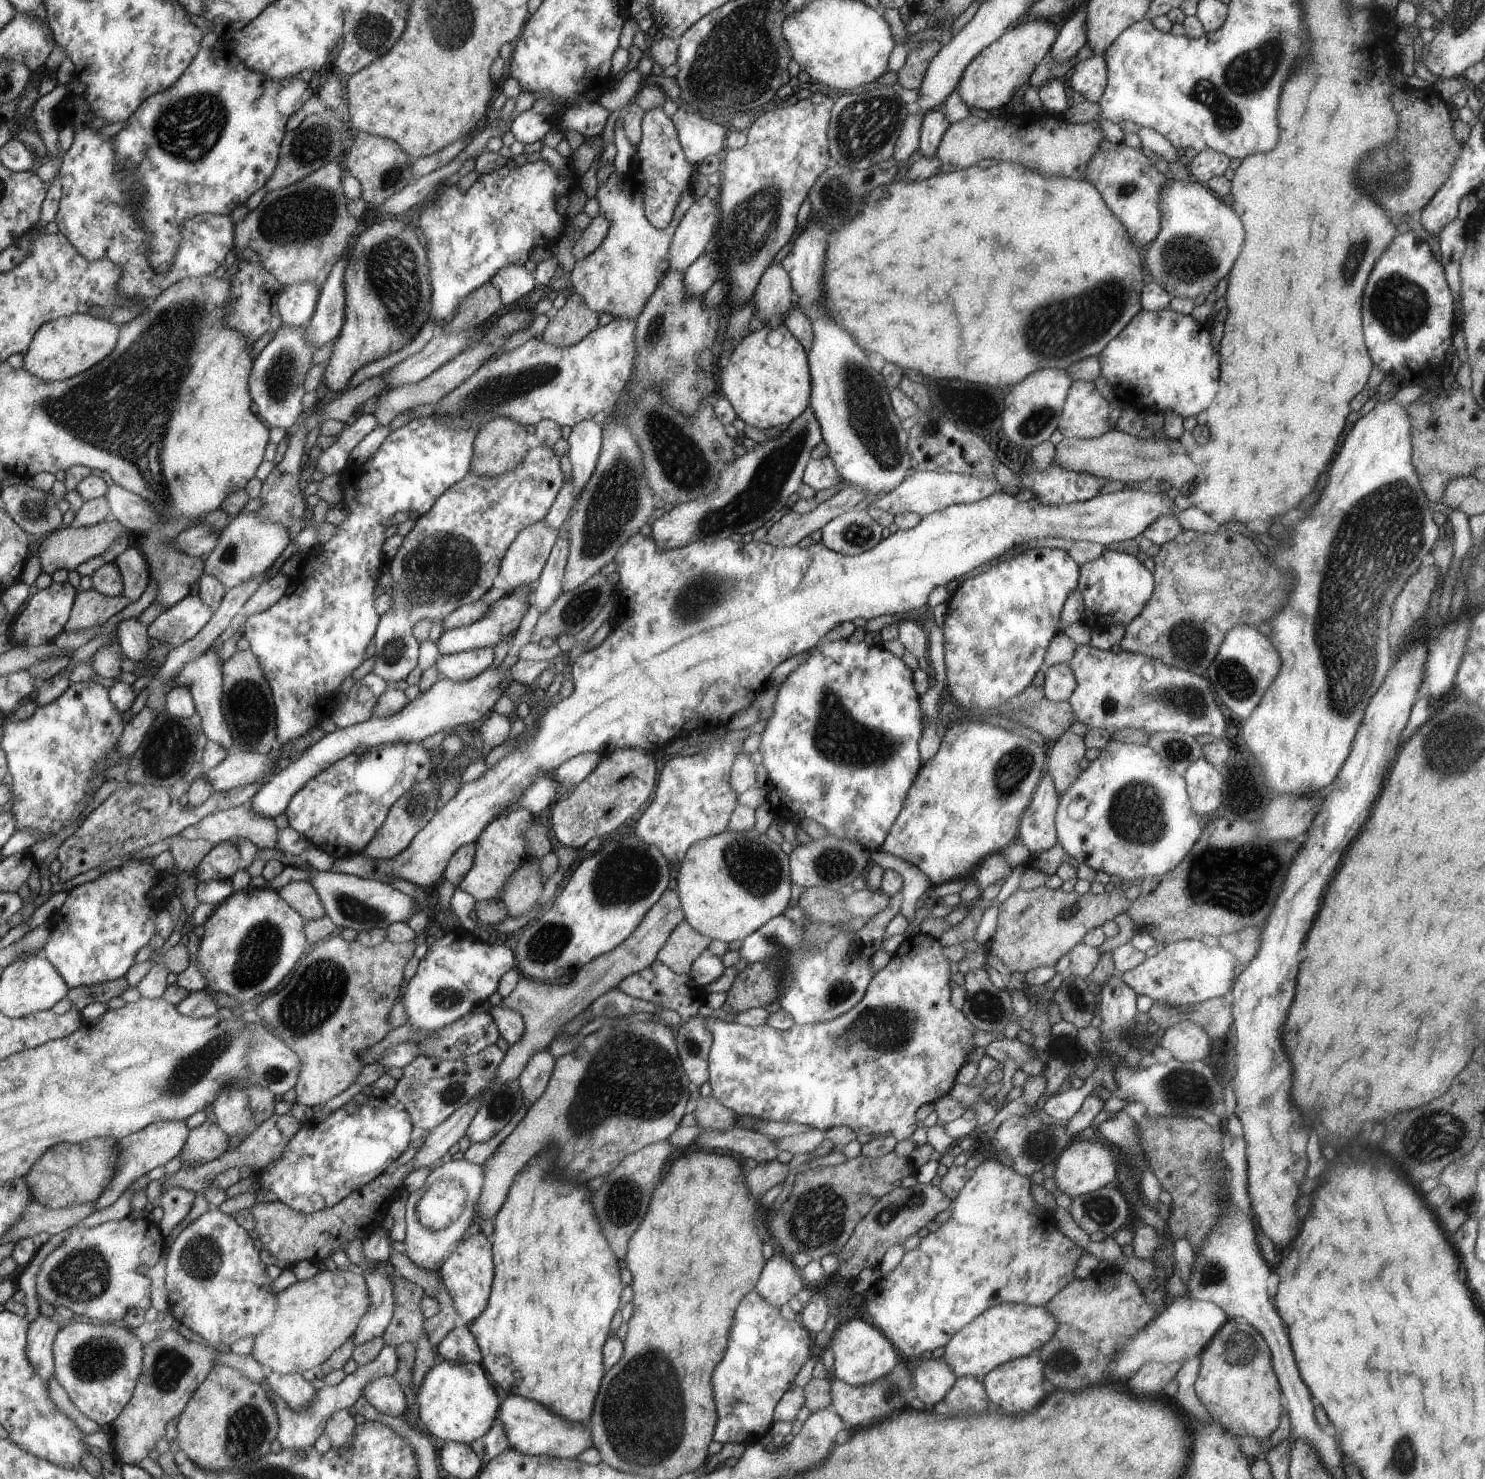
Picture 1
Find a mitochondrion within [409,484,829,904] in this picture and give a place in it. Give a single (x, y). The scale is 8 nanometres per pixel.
(755, 866)

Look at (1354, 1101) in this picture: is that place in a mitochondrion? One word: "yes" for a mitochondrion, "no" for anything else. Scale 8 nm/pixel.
no

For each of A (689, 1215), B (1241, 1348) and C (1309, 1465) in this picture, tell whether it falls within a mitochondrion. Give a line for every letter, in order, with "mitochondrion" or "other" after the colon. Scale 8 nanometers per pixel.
A: other
B: mitochondrion
C: mitochondrion

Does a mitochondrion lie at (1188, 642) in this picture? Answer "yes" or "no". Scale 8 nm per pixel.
yes

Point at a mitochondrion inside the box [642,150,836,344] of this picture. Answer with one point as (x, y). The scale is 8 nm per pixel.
(753, 220)

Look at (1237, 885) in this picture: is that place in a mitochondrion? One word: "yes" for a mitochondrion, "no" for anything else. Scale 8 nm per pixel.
yes

